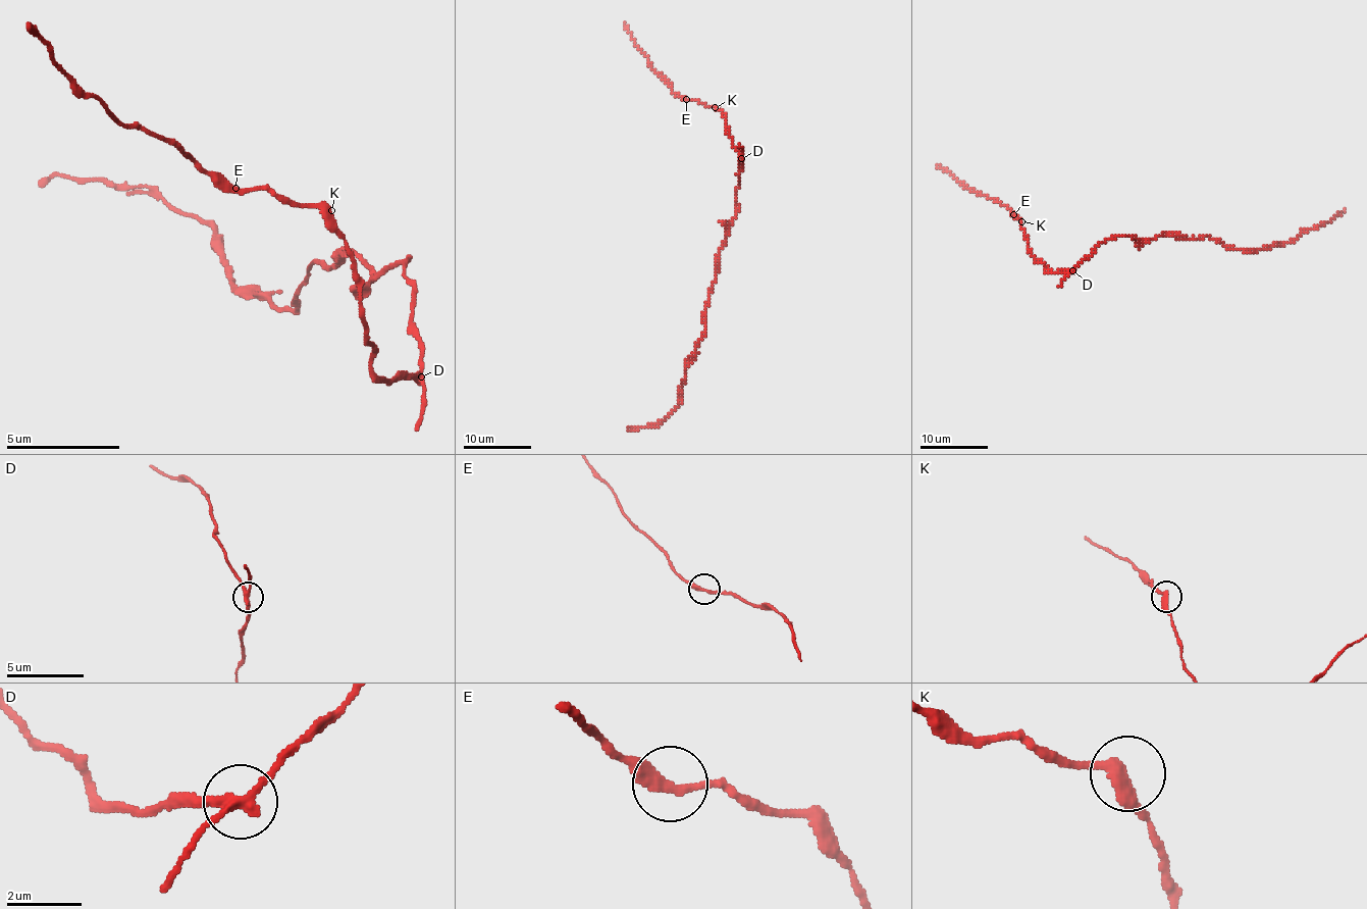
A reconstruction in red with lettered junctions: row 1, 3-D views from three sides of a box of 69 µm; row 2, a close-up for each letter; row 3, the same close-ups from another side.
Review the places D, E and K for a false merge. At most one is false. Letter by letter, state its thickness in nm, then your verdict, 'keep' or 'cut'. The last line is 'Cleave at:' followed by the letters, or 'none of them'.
D: calibre 240 nm; cut
E: calibre 280 nm; keep
K: calibre 280 nm; keep
Cleave at: D

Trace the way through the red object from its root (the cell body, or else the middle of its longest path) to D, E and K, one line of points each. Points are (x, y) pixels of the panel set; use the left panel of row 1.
D: (406, 261), (406, 284), (411, 290), (411, 330), (422, 352), (422, 374)
E: (406, 261), (422, 369), (382, 381), (371, 369), (360, 272), (343, 233), (315, 205), (235, 188)
K: (406, 261), (411, 330), (422, 352), (422, 369), (382, 381), (371, 369), (360, 272), (331, 210)

